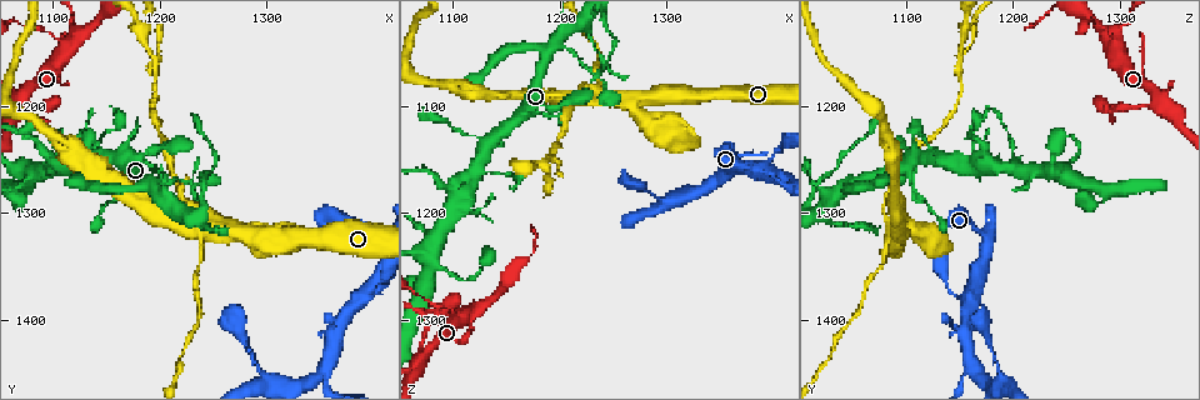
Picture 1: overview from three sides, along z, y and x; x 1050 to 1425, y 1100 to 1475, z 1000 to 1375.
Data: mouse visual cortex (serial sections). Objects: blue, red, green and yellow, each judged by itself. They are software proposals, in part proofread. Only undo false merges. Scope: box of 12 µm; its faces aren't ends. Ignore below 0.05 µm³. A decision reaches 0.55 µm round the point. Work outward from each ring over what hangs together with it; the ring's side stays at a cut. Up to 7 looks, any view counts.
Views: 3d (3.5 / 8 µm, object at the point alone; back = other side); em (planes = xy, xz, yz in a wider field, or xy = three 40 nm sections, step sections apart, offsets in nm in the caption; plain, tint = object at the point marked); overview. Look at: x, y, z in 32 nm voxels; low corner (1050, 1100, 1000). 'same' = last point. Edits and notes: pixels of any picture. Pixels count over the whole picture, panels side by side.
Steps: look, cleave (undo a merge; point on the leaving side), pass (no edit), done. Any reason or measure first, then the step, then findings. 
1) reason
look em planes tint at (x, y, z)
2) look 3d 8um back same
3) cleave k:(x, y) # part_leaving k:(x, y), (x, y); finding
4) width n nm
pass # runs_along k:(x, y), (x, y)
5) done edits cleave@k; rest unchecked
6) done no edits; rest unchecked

branch point
look 3d 3.5um at (1184, 1134, 1152)

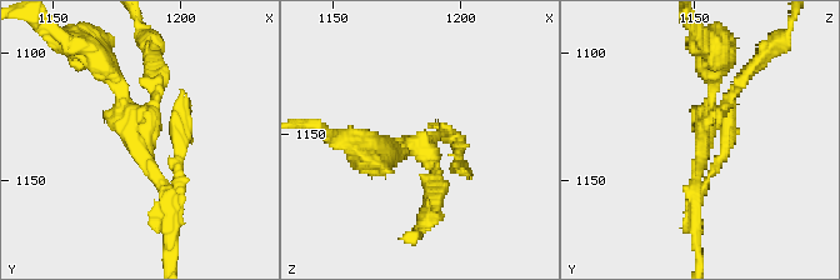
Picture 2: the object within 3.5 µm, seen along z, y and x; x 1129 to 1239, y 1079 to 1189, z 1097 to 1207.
look em xy step 2 tint at (1182, 1135, 1153)

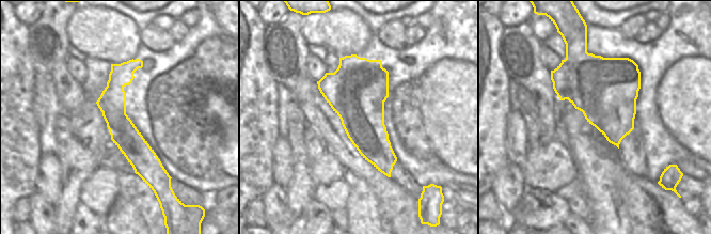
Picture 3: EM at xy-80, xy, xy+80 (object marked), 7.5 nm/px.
arms 3
pass # runs_along 2:(168, 215), (121, 85), (105, 70); continuous, no second cell

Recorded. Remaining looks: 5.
abrupt turn
look 3d 3.5um at (1118, 1140, 1294)

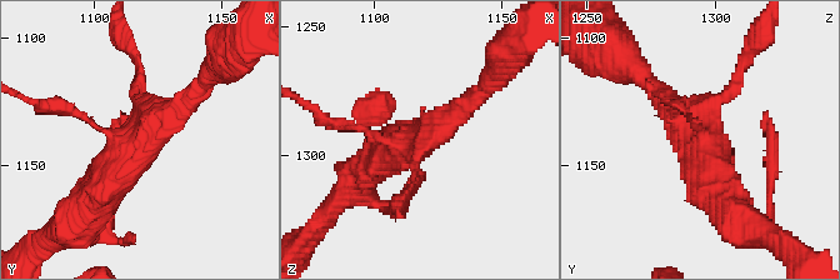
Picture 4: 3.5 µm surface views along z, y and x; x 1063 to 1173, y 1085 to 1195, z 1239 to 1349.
arms 4; arm_widths 100, 150, 300, 500 nm; shape alone is not enough
look em planes tint at (1119, 1137, 1292)

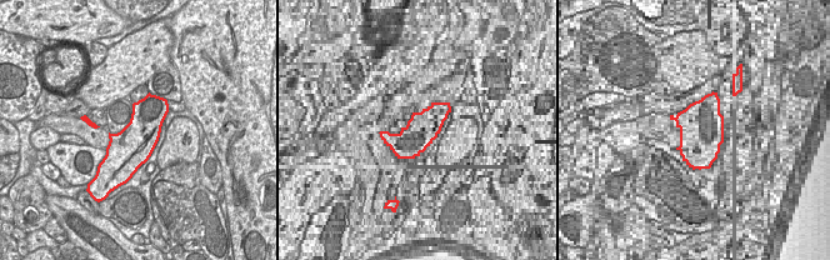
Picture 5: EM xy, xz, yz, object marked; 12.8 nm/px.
pass # runs_along 4:(94, 200), (121, 158), (201, 85); all the same cell

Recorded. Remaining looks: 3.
branch point
look 3d 3.5um at (1388, 1380, 1160)

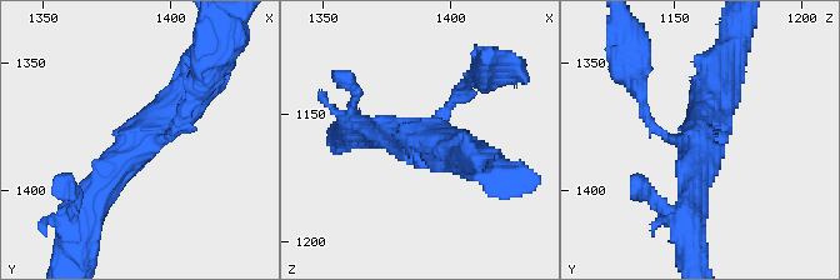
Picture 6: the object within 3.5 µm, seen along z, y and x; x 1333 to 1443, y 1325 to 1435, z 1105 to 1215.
arms 3; arm_widths 150, 350, 450 nm; now the EM
look em xy step 1 tint at (1390, 1380, 1158)

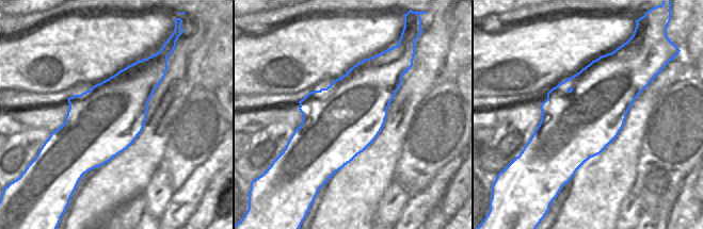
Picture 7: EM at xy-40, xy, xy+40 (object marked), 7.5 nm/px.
pass # all the same cell

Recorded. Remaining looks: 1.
done no edits; rest unchecked

